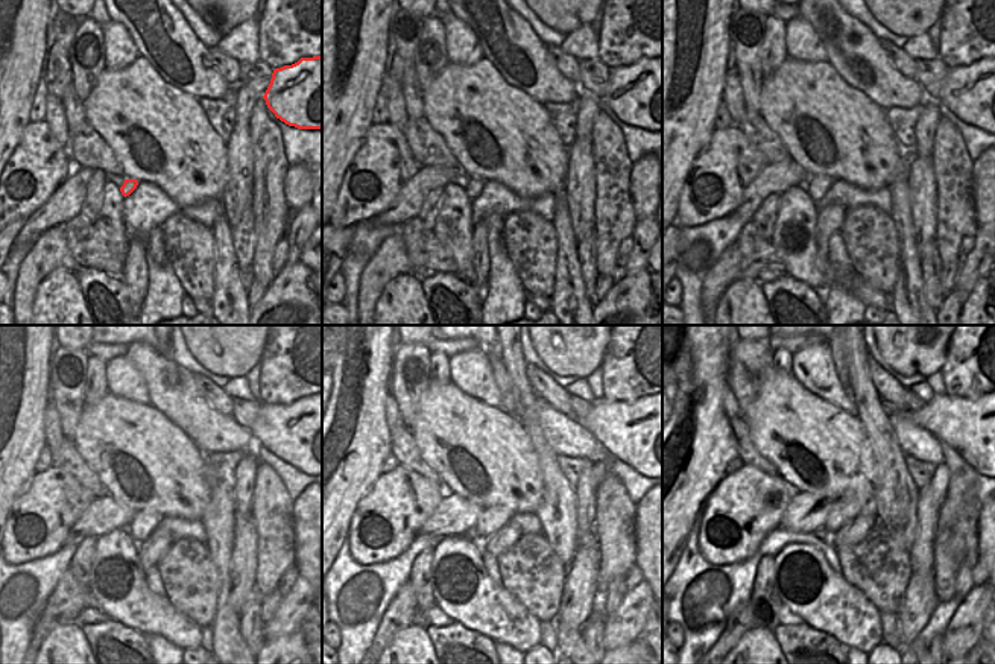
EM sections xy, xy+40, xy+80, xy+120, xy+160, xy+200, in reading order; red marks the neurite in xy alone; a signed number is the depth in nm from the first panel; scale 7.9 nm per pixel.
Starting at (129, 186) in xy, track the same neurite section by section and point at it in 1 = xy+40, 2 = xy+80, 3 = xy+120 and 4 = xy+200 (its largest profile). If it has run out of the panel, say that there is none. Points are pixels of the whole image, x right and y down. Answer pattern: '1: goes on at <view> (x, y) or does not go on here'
1: goes on at xy+40 (476, 186)
2: goes on at xy+80 (819, 186)
3: goes on at xy+120 (146, 521)
4: goes on at xy+200 (859, 500)

